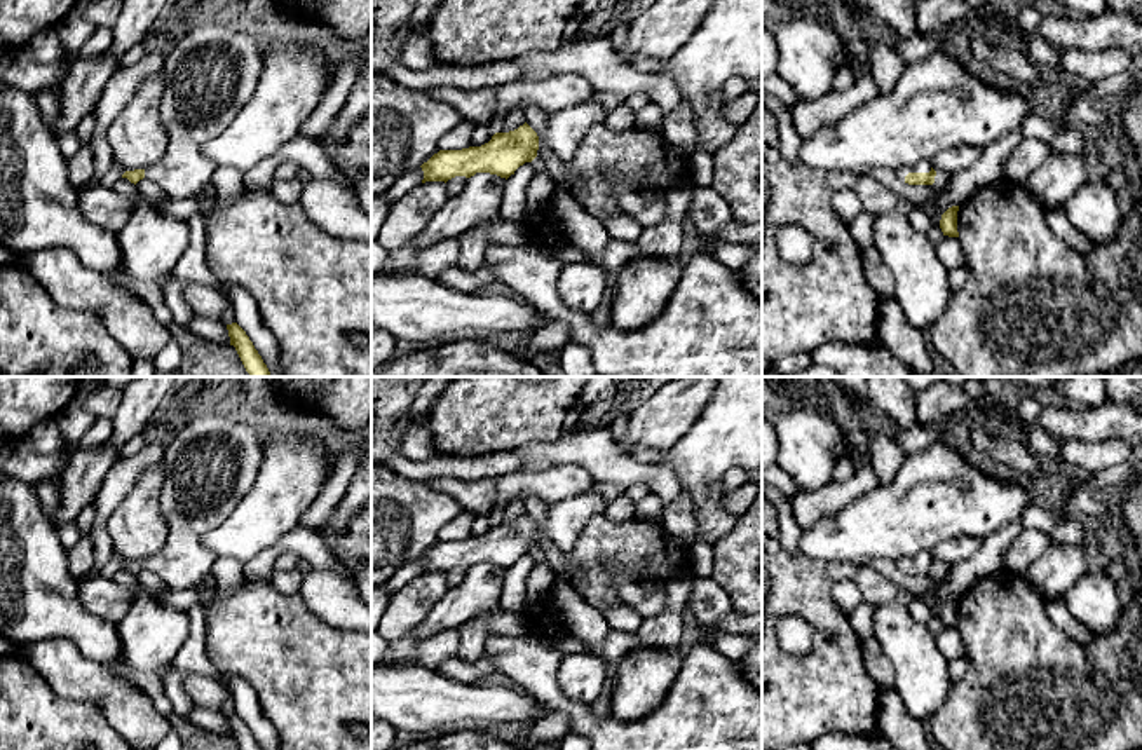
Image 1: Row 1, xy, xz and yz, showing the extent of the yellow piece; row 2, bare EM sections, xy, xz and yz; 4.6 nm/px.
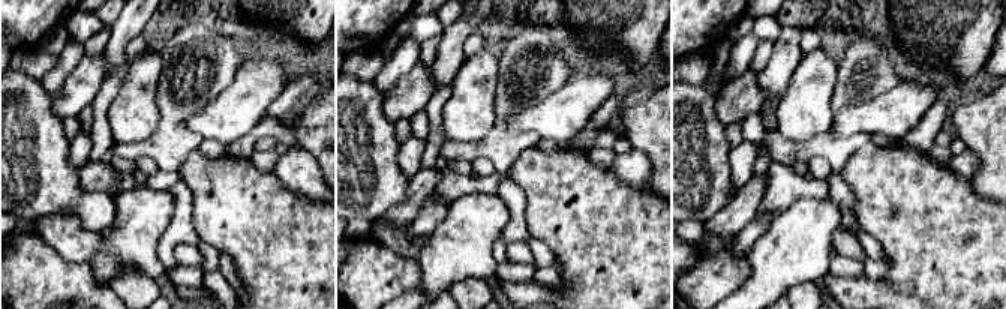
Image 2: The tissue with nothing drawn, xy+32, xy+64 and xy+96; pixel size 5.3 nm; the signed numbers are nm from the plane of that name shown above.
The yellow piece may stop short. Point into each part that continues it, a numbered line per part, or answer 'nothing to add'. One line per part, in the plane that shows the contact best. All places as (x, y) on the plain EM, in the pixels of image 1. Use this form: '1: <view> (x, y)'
1: yz (923, 557)

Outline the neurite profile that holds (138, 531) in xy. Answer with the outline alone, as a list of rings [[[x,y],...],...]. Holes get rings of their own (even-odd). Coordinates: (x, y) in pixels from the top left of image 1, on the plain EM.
[[[162,462],[146,469],[133,490],[108,516],[113,549],[126,562],[146,560],[167,542],[167,523],[160,513]]]

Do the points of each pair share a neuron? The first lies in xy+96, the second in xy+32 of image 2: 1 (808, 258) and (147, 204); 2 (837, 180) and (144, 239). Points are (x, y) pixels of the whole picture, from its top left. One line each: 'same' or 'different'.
1: same
2: different

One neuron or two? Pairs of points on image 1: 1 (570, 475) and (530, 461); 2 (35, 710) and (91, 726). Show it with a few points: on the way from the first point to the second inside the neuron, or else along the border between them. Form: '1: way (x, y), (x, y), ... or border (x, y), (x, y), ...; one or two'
1: border (588, 468), (562, 464), (537, 471), (523, 470); two
2: way (49, 724), (77, 726); one

